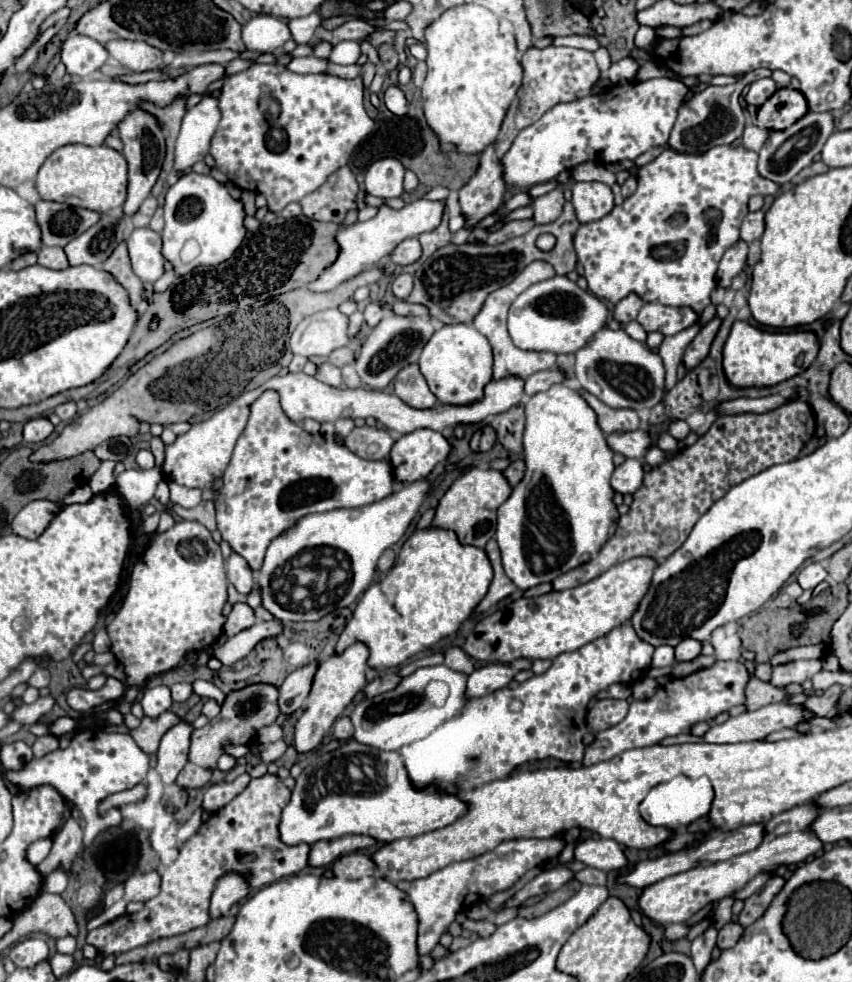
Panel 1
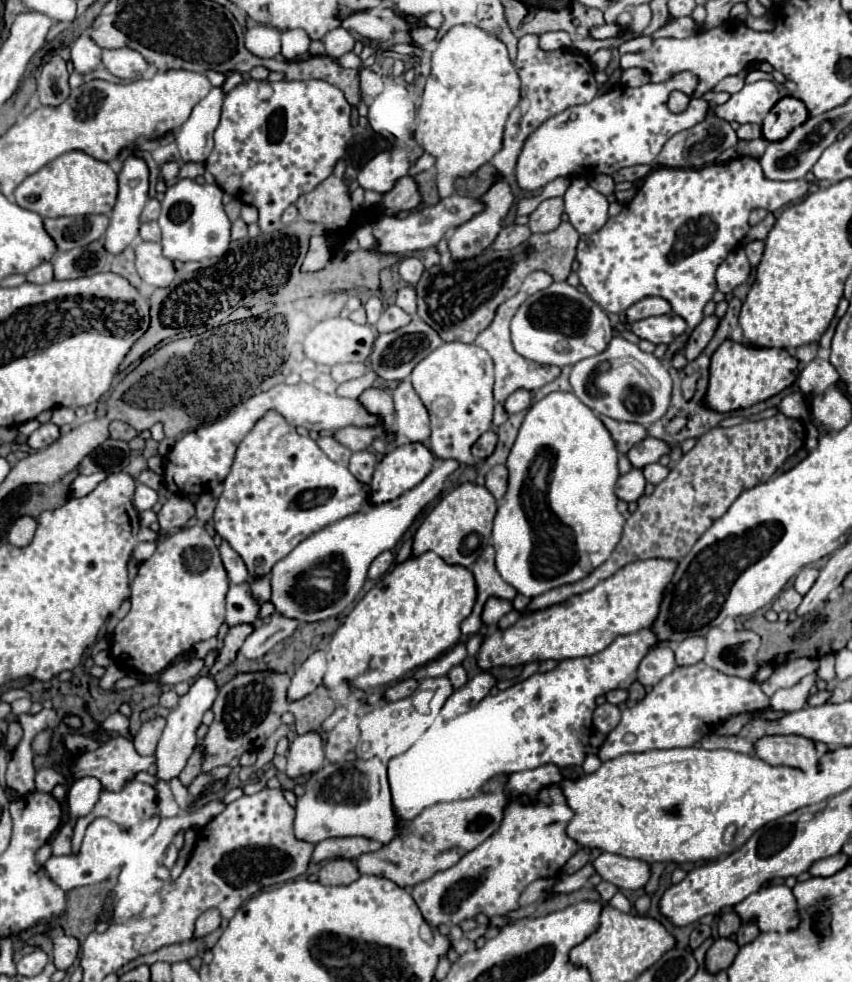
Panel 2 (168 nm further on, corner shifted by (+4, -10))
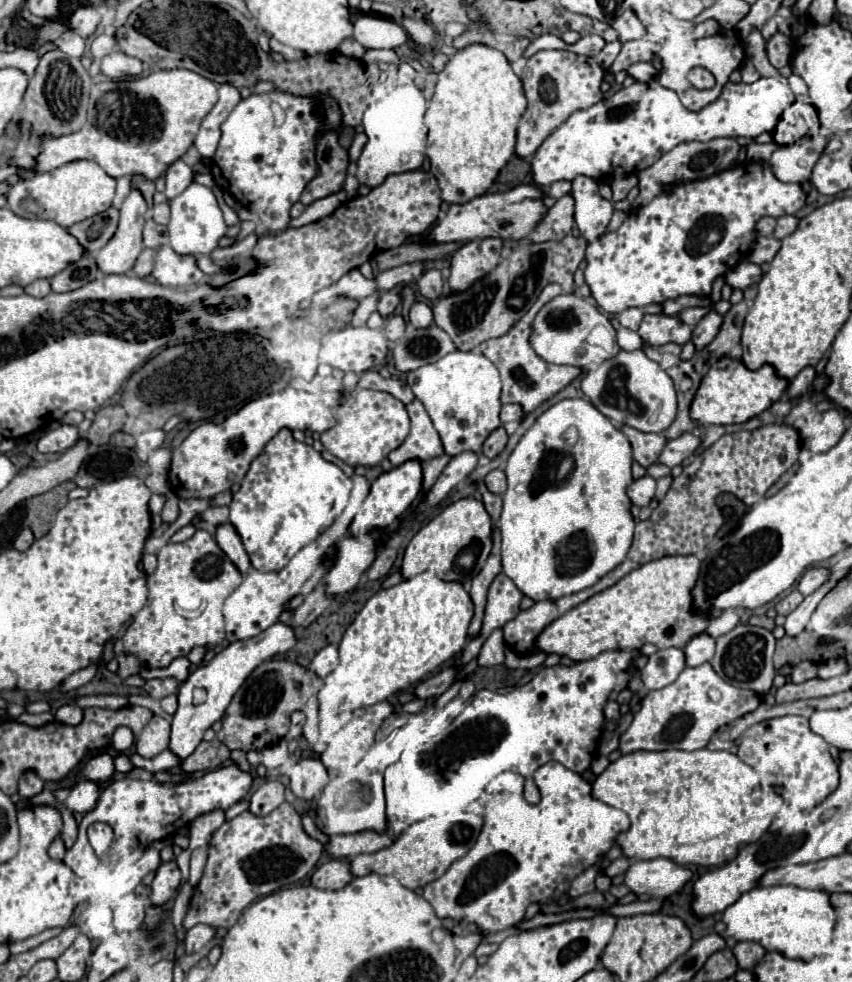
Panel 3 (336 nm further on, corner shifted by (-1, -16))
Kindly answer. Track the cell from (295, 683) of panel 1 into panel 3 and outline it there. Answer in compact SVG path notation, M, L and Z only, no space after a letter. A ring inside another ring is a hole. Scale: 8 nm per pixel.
M329 644L329 646L325 646L323 650L317 652L317 656L315 656L313 662L311 662L311 670L323 680L323 678L337 666L337 662L339 662L337 646Z

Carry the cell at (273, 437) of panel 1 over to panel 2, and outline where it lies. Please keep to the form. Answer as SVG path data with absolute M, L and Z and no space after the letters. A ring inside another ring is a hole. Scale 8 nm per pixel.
M270 410L254 424L250 434L246 434L246 438L240 442L236 450L234 464L224 480L224 492L218 498L214 510L214 526L216 534L240 554L250 576L262 578L268 576L272 566L286 554L290 554L294 546L300 544L306 536L336 520L360 512L368 504L370 484L364 484L358 478L354 478L354 474L350 474L346 466L332 462L312 438L300 436L296 428L284 420L282 414Z

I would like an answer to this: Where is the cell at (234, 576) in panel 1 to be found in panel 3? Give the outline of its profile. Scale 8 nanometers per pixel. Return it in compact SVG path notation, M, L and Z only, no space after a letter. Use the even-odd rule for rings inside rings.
M225 522L225 524L219 524L217 526L217 532L215 532L215 540L219 544L219 548L233 560L233 564L245 574L251 564L249 564L249 556L243 548L243 542L241 542L241 536L235 532L235 526Z

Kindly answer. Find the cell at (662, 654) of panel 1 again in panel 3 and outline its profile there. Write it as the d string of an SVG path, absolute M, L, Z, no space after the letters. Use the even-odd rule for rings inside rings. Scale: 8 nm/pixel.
M665 648L657 650L649 656L645 668L641 670L641 678L647 690L659 690L667 684L675 682L681 670L685 668L685 656L679 648Z

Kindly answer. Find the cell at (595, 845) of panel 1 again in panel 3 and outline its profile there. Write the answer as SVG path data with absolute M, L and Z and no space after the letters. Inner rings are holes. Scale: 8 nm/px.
M669 858L655 860L639 860L629 866L625 872L625 884L635 894L649 894L655 898L667 898L679 892L689 880L693 872Z

